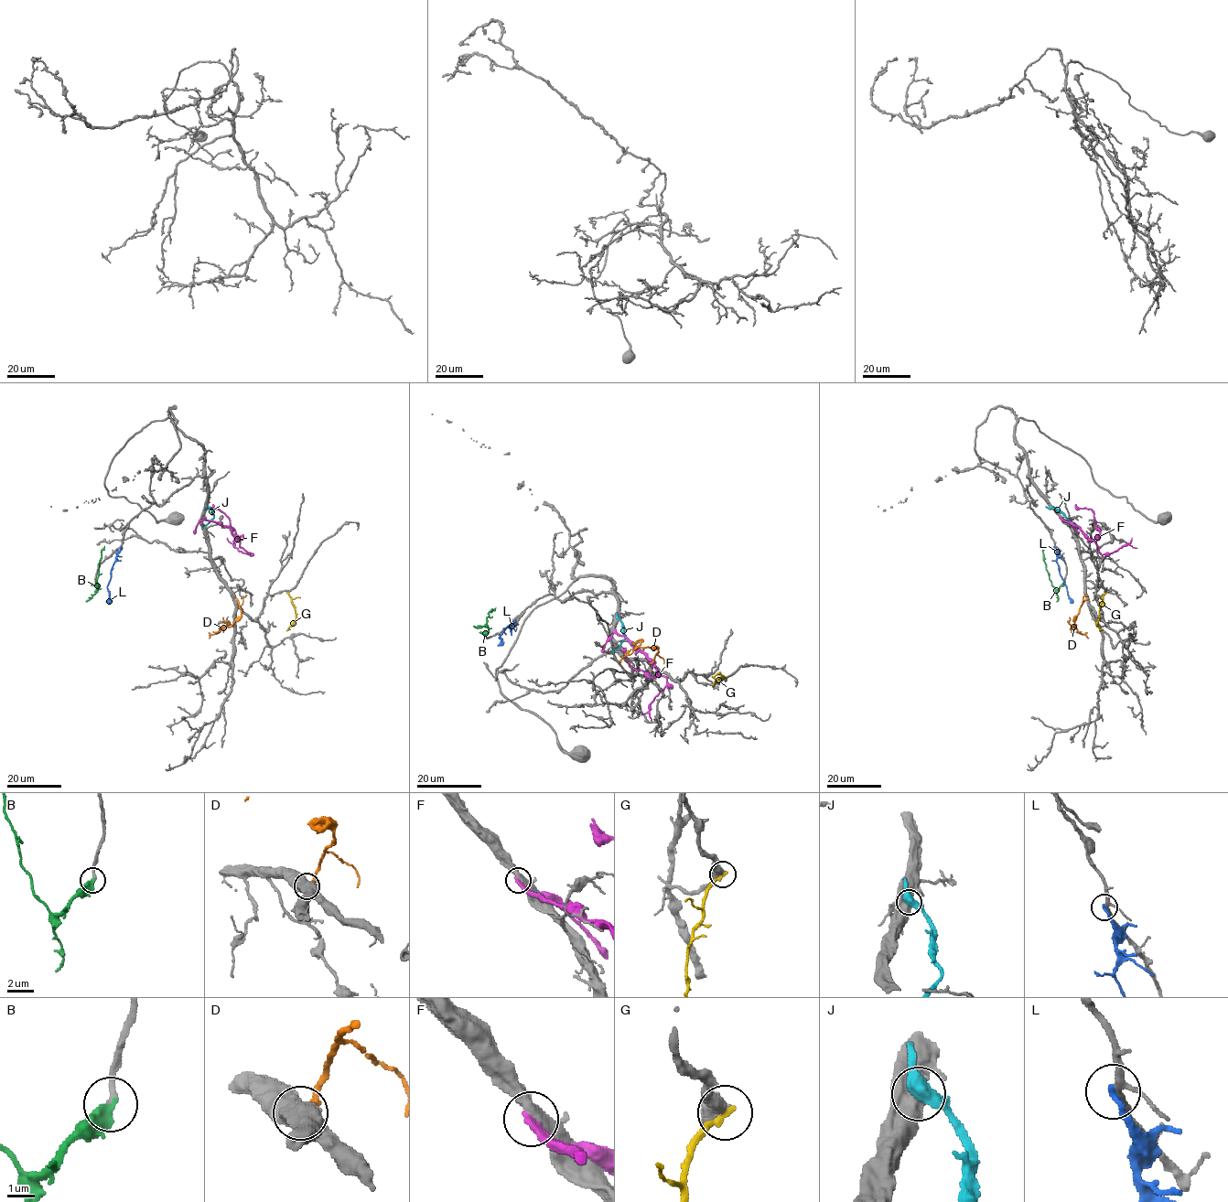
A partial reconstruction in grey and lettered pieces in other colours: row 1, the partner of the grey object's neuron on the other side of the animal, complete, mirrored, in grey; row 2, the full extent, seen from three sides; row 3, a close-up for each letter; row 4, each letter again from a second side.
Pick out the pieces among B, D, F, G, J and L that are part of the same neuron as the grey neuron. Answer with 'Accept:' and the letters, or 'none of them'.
Accept: B

